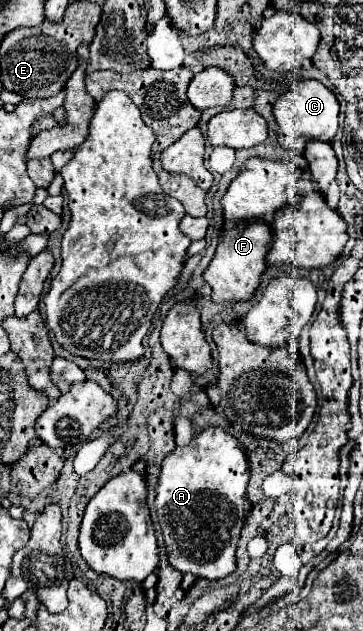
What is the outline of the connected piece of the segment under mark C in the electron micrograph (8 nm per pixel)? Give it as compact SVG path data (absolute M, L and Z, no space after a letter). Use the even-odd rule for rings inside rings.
M302 80L292 90L284 92L276 104L274 104L274 116L276 116L276 134L278 142L292 152L302 154L308 140L322 140L332 142L338 130L338 110L340 104L336 96L318 80Z

